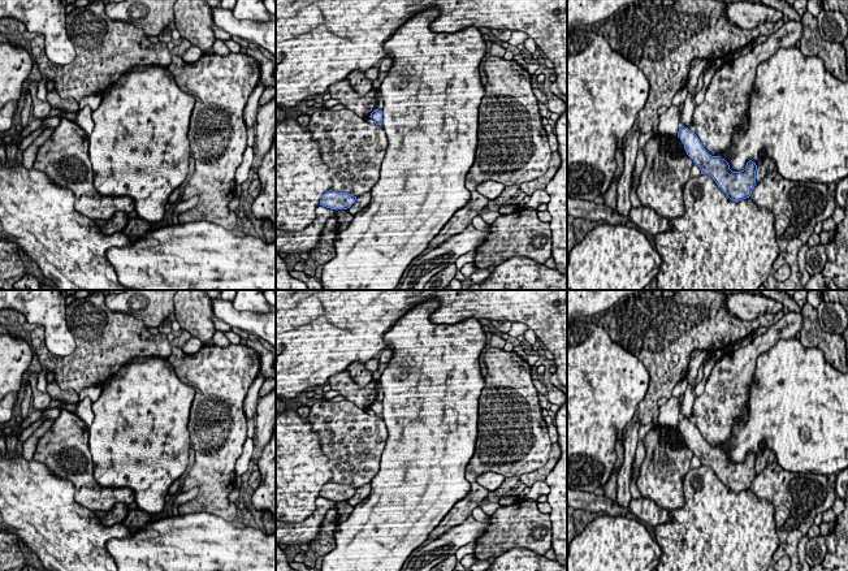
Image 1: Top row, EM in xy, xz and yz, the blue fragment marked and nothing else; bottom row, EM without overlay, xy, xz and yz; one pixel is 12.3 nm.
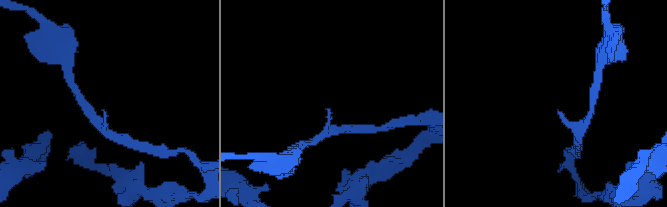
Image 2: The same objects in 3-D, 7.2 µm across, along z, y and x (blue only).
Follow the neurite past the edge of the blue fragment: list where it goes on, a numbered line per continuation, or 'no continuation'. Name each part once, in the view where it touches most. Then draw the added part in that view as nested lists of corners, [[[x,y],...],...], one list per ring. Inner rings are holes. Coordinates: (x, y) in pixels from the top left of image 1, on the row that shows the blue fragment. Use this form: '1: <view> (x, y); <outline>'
no continuation

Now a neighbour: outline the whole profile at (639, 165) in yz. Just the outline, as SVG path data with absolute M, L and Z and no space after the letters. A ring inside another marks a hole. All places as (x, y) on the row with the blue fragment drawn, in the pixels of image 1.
M637 155L635 165L632 168L632 177L629 182L629 199L632 207L643 207L637 194L636 194L636 187L640 185L640 174L645 166L645 156L644 155Z

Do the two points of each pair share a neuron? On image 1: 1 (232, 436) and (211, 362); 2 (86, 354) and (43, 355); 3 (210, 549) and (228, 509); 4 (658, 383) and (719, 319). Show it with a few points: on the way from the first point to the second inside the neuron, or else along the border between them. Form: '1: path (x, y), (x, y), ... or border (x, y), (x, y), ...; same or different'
1: path (234, 418), (234, 405), (223, 393), (223, 380); same
2: path (76, 362), (53, 362); same
3: border (194, 513), (212, 513), (226, 520), (236, 520); different
4: path (666, 366), (702, 329); same

